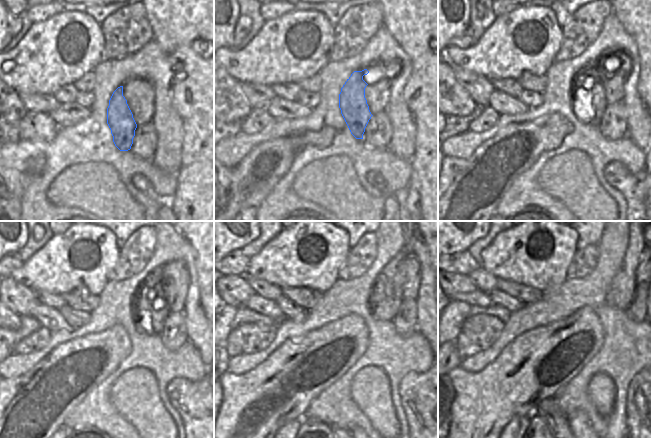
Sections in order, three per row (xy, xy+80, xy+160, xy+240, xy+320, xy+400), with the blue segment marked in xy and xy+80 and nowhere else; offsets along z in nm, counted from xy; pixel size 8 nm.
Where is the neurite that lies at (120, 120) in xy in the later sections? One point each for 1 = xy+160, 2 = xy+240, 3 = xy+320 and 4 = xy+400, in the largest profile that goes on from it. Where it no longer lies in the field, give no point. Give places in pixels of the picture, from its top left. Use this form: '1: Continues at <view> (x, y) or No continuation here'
1: Continues at xy+160 (589, 103)
2: Continues at xy+240 (152, 324)
3: Continues at xy+320 (385, 306)
4: Continues at xy+400 (622, 290).

